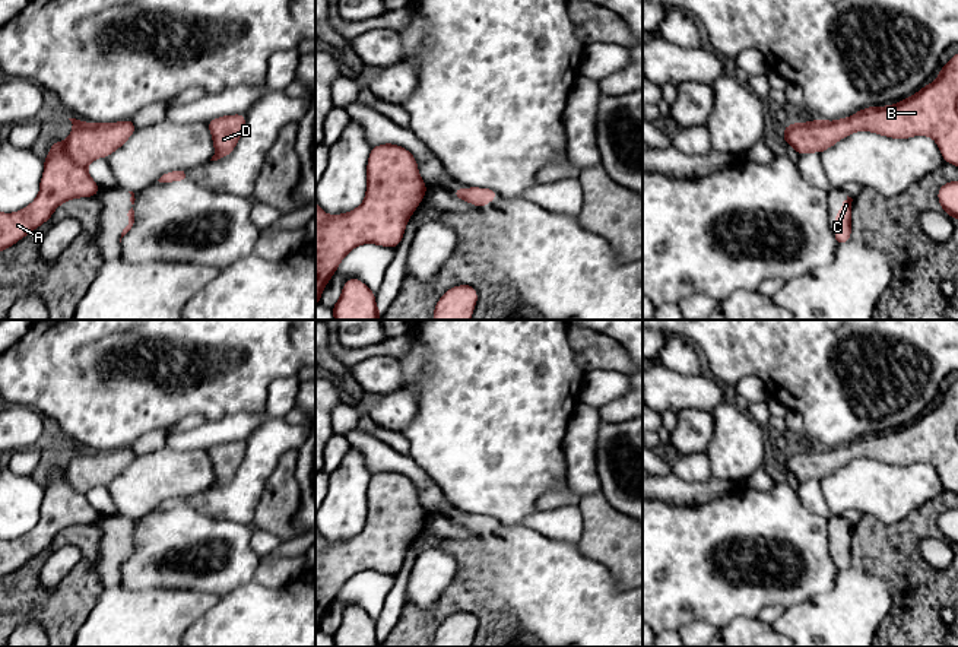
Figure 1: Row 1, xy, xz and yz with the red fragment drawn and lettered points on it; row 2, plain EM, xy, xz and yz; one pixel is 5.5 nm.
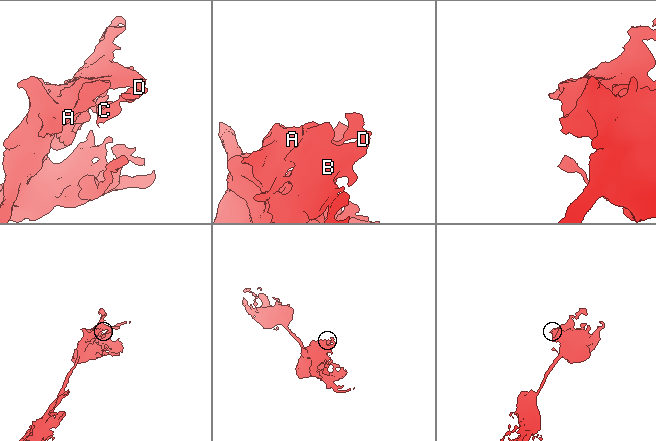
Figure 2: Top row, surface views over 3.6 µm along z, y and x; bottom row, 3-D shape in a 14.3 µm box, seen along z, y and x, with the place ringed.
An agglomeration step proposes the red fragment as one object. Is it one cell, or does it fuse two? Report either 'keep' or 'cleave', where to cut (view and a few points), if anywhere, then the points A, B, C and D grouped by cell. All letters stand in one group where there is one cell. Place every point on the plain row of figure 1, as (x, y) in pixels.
keep; no cut; A B C D

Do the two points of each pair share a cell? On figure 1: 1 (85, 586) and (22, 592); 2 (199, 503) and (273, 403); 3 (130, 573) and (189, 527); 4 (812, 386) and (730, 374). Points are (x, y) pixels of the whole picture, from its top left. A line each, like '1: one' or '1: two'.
1: one
2: one
3: one
4: one

